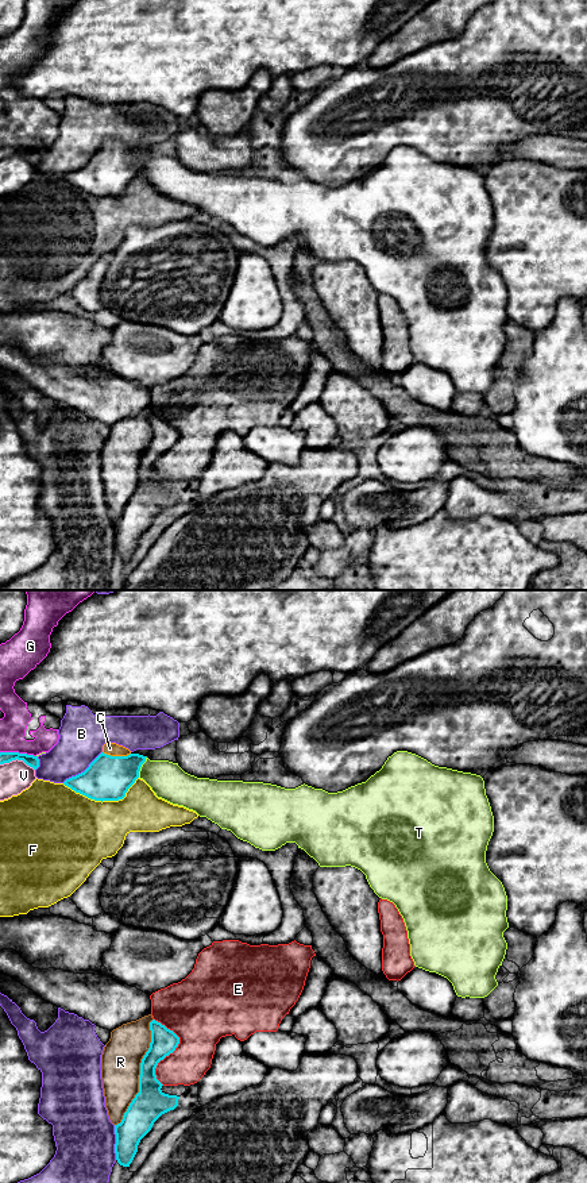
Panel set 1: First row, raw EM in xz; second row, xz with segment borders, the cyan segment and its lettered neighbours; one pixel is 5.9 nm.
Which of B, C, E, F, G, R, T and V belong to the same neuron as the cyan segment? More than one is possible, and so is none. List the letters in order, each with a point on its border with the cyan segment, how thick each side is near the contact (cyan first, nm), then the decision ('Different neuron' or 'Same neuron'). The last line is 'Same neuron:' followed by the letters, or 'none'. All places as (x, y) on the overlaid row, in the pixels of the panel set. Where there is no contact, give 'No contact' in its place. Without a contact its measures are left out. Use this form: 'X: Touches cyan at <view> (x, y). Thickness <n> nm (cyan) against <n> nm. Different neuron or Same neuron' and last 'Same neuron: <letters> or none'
B: Touches cyan at xz (84, 771). Thickness 280 nm (cyan) against 280 nm. Different neuron
C: Touches cyan at xz (116, 756). Thickness 280 nm (cyan) against 80 nm. Same neuron
E: Touches cyan at xz (173, 1051). Thickness 160 nm (cyan) against 340 nm. Different neuron
F: Touches cyan at xz (103, 800). Thickness 280 nm (cyan) against 440 nm. Different neuron
G: Touches cyan at xz (18, 752). Thickness 70 nm (cyan) against 160 nm. Different neuron
R: Touches cyan at xz (141, 1072). Thickness 190 nm (cyan) against 240 nm. Different neuron
T: Touches cyan at xz (141, 766). Thickness 280 nm (cyan) against 220 nm. Different neuron
V: Touches cyan at xz (18, 759). Thickness 70 nm (cyan) against 190 nm. Different neuron
Same neuron: C

